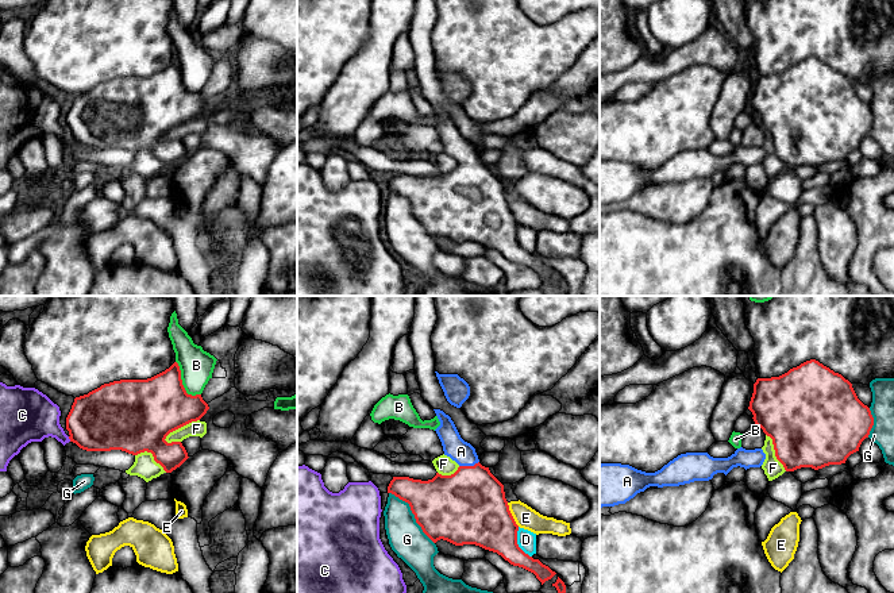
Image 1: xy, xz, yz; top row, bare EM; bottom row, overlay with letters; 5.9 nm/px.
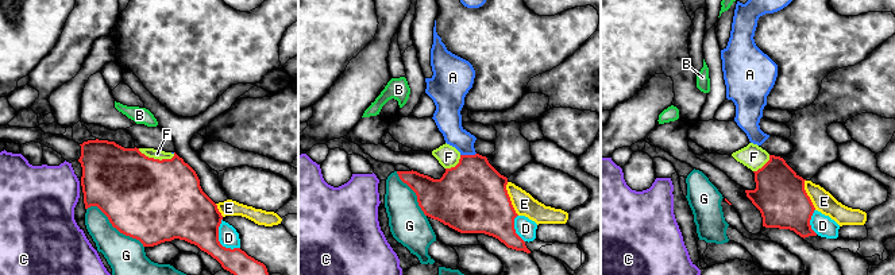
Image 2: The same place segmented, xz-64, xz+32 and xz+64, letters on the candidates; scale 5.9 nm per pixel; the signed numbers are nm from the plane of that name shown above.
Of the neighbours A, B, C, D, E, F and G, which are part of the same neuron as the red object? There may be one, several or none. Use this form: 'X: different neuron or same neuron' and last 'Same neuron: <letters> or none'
A: same neuron
B: different neuron
C: different neuron
D: different neuron
E: different neuron
F: different neuron
G: different neuron
Same neuron: A

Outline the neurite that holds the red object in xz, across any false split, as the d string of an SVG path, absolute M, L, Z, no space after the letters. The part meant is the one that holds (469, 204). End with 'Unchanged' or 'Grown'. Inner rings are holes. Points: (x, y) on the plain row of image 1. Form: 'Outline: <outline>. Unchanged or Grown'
Outline: M440 107L433 108L440 119L440 123L435 128L442 139L444 153L459 162L458 167L451 173L436 170L428 178L393 174L388 184L388 190L409 201L416 220L433 240L443 236L455 243L479 243L497 250L510 262L533 270L543 282L556 270L519 244L519 223L509 208L504 182L490 170L489 165L479 161L475 146L461 135L451 115Z. Grown

